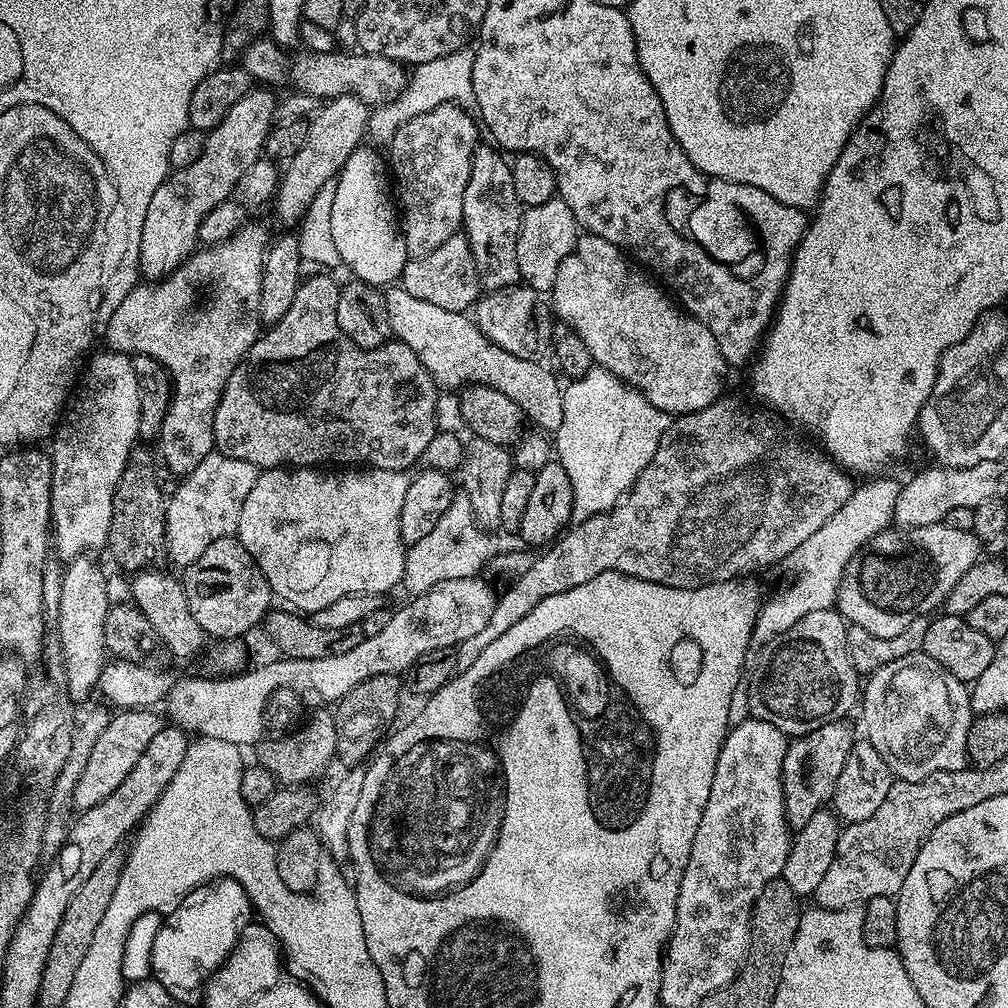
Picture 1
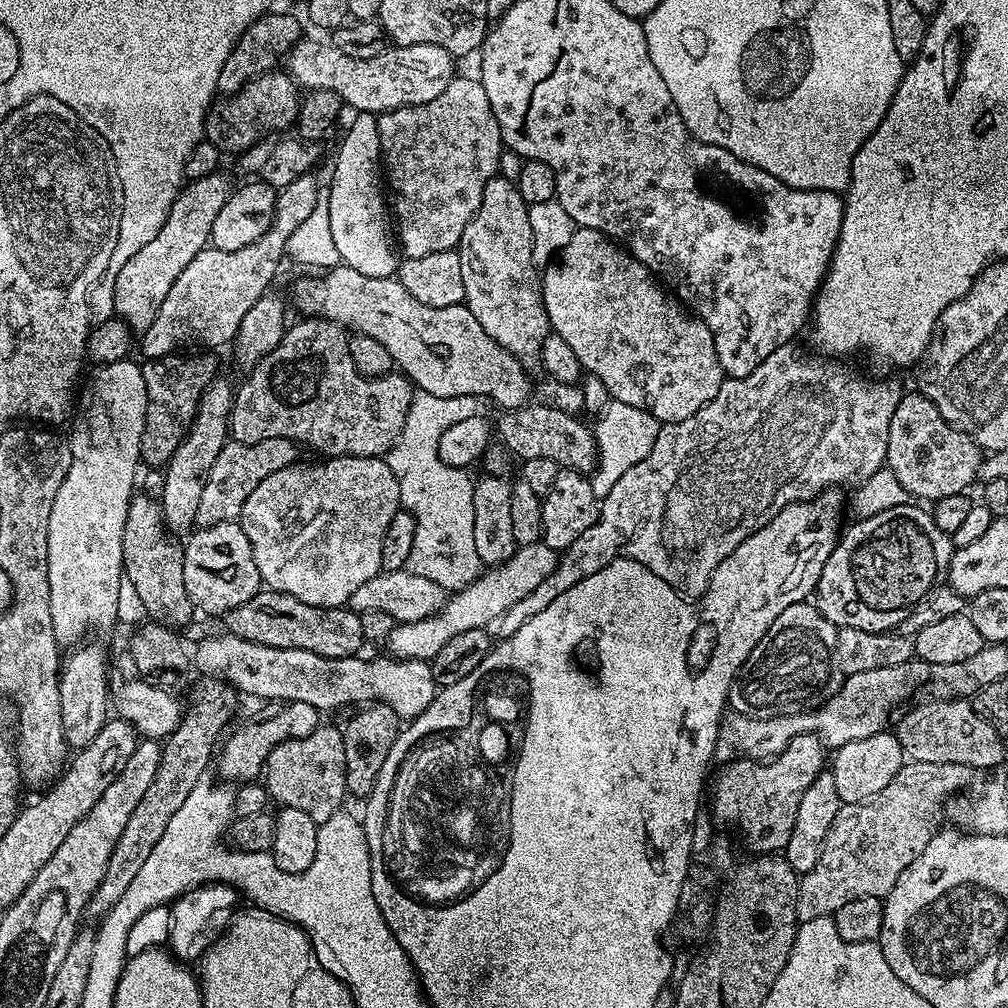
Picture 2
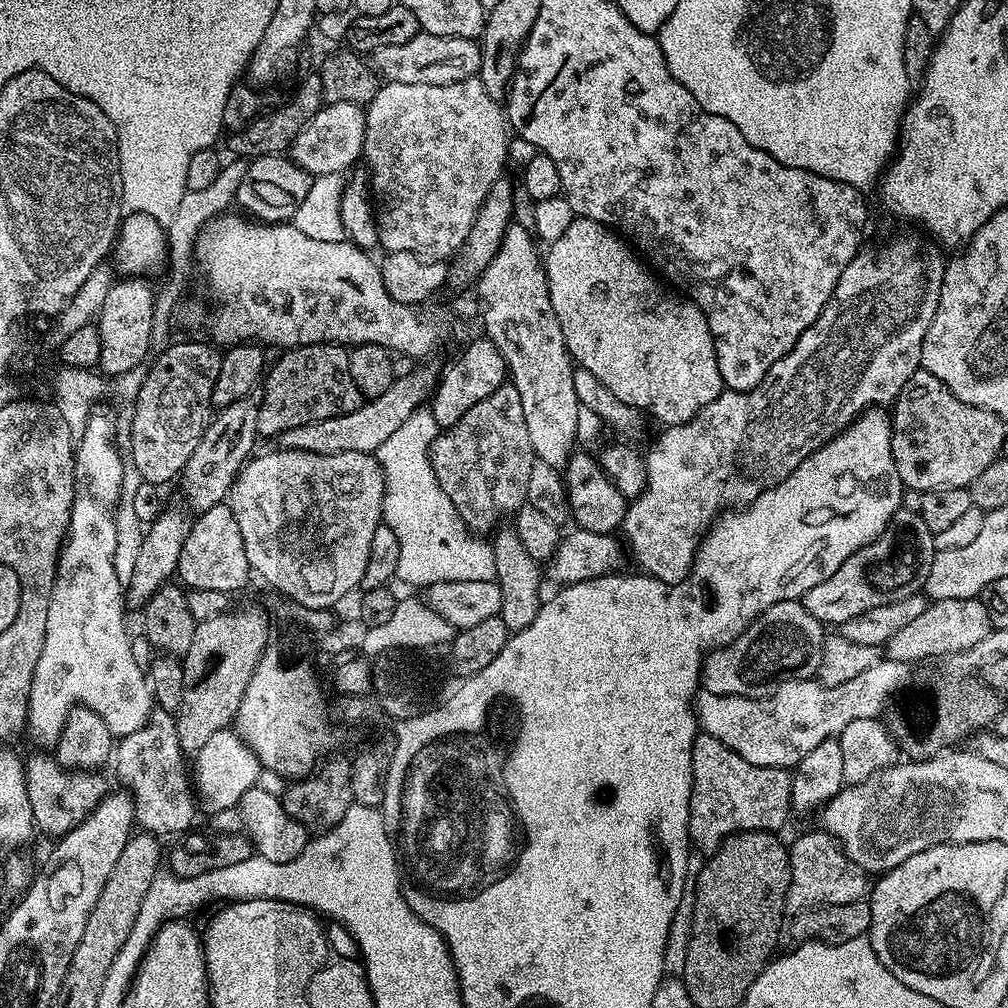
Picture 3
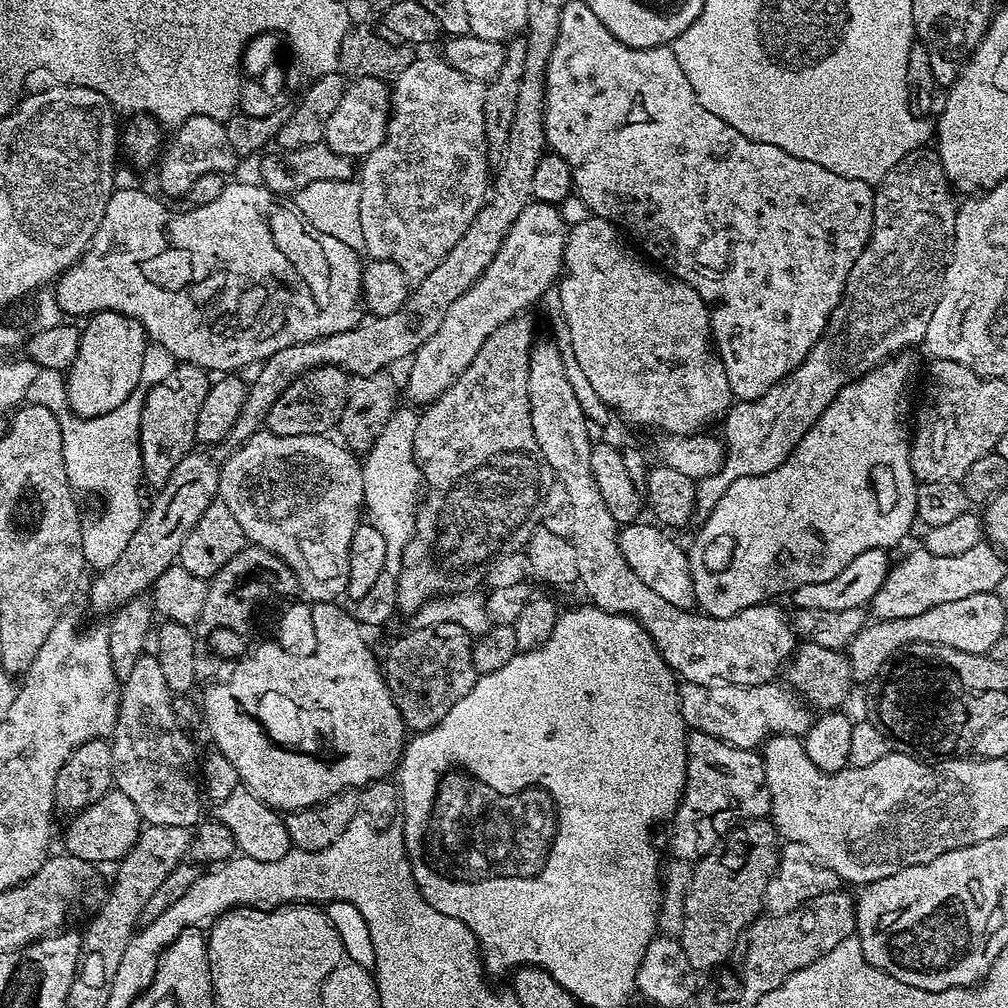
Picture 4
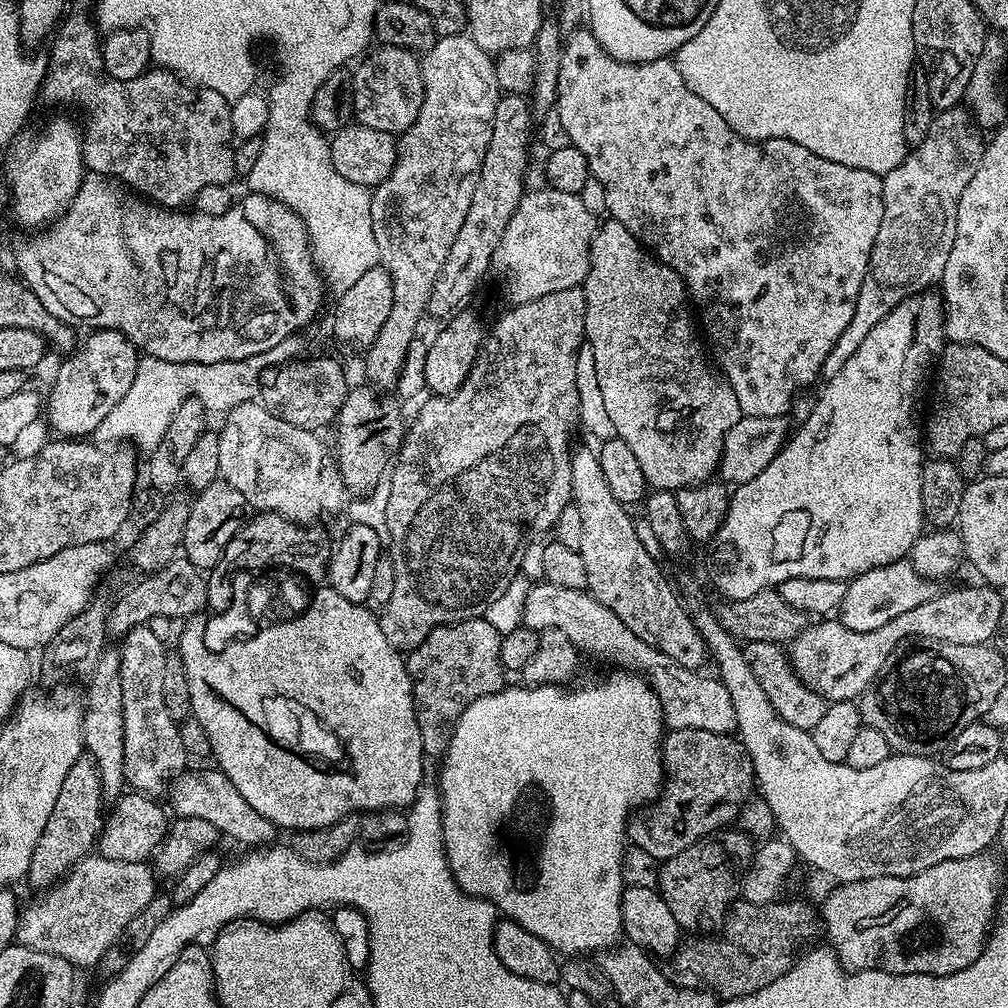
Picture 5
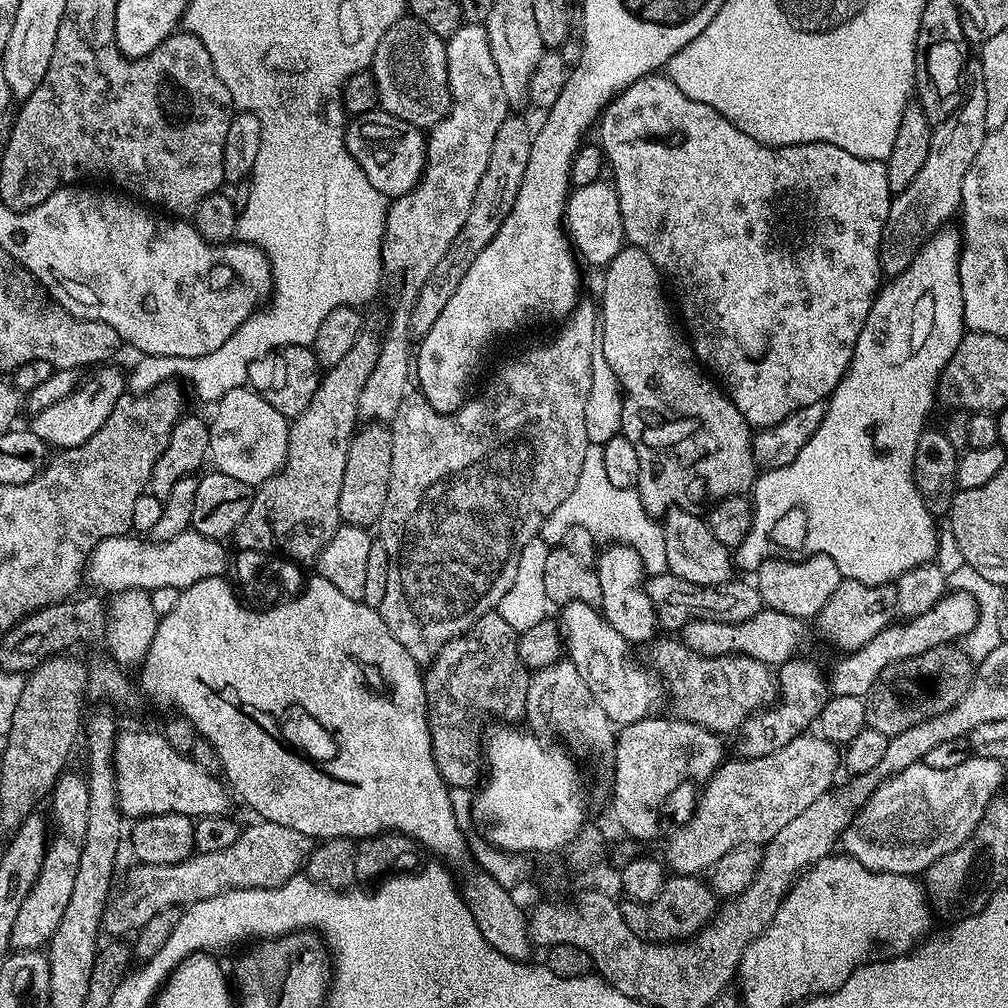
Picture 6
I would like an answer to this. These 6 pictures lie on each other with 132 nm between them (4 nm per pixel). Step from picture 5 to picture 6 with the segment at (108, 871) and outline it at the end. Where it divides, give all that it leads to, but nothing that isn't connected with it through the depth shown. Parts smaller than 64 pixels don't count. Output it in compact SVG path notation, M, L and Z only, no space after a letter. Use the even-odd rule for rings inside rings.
M269 820L255 823L245 827L226 850L196 852L177 864L137 863L109 896L104 907L103 931L112 935L109 937L124 938L127 932L139 932L154 914L162 914L162 910L197 904L235 888L277 888L285 884L305 867L314 847L313 837L298 834L298 830L290 830L290 826L278 826Z

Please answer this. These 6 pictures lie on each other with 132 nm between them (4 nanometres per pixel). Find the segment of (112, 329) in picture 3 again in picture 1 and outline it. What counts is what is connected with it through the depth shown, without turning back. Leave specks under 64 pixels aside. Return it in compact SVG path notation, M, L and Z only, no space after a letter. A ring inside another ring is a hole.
M256 86L242 98L238 98L238 102L230 106L222 122L218 122L218 126L214 126L205 135L204 149L200 157L190 162L190 166L175 169L168 179L162 182L162 186L154 190L154 198L150 198L150 207L146 210L146 222L142 222L139 264L141 277L152 282L158 281L171 274L183 260L197 251L199 226L206 218L206 214L227 201L235 193L236 183L242 178L242 174L246 174L246 170L250 170L250 166L254 166L254 162L261 159L264 140L274 126L274 110L278 103L278 96L272 92L275 91L264 86Z

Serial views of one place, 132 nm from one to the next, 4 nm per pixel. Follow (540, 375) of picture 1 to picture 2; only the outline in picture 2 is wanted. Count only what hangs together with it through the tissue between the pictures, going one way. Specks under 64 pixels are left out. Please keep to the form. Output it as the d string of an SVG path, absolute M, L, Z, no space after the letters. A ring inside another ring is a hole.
M343 266L327 269L323 274L308 274L292 288L292 300L296 308L308 318L333 320L345 330L361 336L374 338L374 342L382 342L386 350L390 350L393 365L412 381L417 389L428 391L439 398L450 398L456 395L470 395L477 398L485 396L501 409L523 408L533 399L532 380L528 377L525 361L520 360L510 350L498 346L486 330L482 330L478 318L470 314L464 304L454 306L422 306L418 298L413 298L402 286L399 279L370 278L366 274L358 274L358 270L350 270Z

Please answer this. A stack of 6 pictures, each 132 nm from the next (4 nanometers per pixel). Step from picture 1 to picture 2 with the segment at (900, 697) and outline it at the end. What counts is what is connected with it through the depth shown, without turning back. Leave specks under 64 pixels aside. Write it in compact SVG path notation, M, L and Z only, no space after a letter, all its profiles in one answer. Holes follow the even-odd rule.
M964 698L932 700L912 708L894 724L894 735L909 761L961 764L973 770L996 768L1004 760L1004 744L995 724L982 719Z

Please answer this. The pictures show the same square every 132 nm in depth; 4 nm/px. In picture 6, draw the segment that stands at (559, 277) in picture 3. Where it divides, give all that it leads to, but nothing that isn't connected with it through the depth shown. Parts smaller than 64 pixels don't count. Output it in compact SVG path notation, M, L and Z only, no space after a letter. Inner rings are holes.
M625 246L620 249L616 257L609 262L603 269L604 272L604 293L598 299L598 339L601 342L602 352L606 356L606 361L610 364L610 369L620 380L620 386L623 389L624 409L622 410L621 429L622 435L632 443L634 451L638 453L638 482L635 490L640 493L642 506L649 516L653 518L663 517L668 509L678 506L680 508L691 509L692 504L704 504L711 506L718 500L725 500L731 496L738 496L747 493L755 484L758 475L758 465L756 459L752 456L752 437L753 429L742 418L742 414L734 406L734 402L724 391L723 387L705 369L699 360L696 359L696 353L692 351L692 345L686 339L685 333L678 327L674 319L674 312L668 309L668 300L664 297L664 292L660 289L662 285L662 273L656 267L656 263L641 248L635 246Z

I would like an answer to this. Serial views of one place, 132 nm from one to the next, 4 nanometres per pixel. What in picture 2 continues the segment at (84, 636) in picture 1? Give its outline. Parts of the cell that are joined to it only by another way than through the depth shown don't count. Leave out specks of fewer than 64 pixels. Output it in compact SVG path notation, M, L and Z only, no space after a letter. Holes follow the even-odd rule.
M81 643L73 647L72 652L63 657L60 666L60 701L62 702L62 730L69 749L85 748L98 730L110 718L110 684L108 688L107 672L110 672L110 660L104 657L104 648L100 644Z

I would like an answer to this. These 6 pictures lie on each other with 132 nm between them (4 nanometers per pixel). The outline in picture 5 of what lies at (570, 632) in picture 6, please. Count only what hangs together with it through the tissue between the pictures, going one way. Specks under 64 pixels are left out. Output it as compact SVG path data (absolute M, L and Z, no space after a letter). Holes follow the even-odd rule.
M547 582L533 583L526 594L522 624L537 630L562 630L583 655L585 652L596 660L609 660L612 666L643 676L658 698L664 723L669 729L710 730L723 736L737 731L730 690L726 690L719 678L700 676L704 674L674 662L670 654L662 654L662 650L650 646L650 642L642 642L614 610L602 606L602 602L595 600L587 590L569 590L566 586Z

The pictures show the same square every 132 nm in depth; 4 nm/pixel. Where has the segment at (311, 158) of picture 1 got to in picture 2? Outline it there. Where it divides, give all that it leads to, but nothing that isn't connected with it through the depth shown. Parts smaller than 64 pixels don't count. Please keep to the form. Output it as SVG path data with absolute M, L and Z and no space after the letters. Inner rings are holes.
M304 173L290 182L290 185L277 191L273 220L268 230L252 244L232 251L222 251L209 246L194 256L193 261L179 274L174 285L170 286L170 291L166 294L165 301L159 306L154 322L147 327L145 332L141 333L140 348L145 359L171 356L177 350L183 349L180 348L182 346L196 344L216 348L227 343L229 345L235 339L243 315L272 286L271 282L278 272L278 266L281 260L283 262L286 254L286 242L290 240L294 231L298 230L298 226L310 218L311 211L317 205L320 189L314 177L315 175L311 173Z

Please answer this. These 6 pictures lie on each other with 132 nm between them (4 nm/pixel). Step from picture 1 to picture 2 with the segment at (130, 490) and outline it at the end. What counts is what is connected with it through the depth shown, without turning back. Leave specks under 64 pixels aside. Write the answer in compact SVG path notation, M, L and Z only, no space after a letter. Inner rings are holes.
M133 495L130 506L126 510L126 522L122 530L122 558L127 583L142 598L142 606L146 608L149 619L153 623L164 624L169 628L181 629L186 625L194 609L186 594L186 578L184 577L184 544L164 526L164 511L160 509L160 501L155 495Z

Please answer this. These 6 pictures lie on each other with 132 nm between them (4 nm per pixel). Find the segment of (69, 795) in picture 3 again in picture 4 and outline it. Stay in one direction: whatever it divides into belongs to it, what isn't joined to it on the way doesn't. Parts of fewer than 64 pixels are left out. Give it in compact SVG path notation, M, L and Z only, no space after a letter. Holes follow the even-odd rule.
M109 790L102 794L98 802L86 806L69 820L72 821L64 832L63 851L69 856L77 856L97 866L103 865L103 860L119 862L134 846L142 831L138 806L134 806L134 802L130 802L130 798L126 798L126 794L118 790Z

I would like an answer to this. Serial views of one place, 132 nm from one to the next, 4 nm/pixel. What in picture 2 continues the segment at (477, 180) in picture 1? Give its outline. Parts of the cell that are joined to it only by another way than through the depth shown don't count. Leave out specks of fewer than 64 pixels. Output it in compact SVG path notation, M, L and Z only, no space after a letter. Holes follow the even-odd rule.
M497 174L492 177L490 182L486 182L486 190L482 190L482 202L478 206L478 210L474 214L474 218L470 218L470 222L466 222L466 230L462 230L462 238L458 245L460 261L462 262L462 286L464 287L464 304L470 310L470 314L474 314L474 318L478 318L478 322L482 325L482 330L486 330L486 334L490 334L490 338L494 338L494 342L498 342L498 346L502 346L506 350L510 350L510 354L514 354L517 358L525 362L539 361L540 351L544 345L544 339L550 335L550 325L548 315L544 309L544 290L542 287L542 276L532 263L532 240L530 230L530 214L528 213L529 205L522 198L522 194L516 189L515 183L511 179L508 180L504 174Z

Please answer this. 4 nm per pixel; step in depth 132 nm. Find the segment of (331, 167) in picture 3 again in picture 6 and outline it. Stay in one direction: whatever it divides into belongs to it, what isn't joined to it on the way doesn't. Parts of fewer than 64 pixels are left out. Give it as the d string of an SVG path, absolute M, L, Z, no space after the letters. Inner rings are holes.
M402 18L378 42L378 50L374 54L370 65L374 82L378 86L379 107L390 115L404 119L413 126L423 130L430 130L441 118L447 114L452 105L452 95L448 89L448 67L446 66L445 37L434 34L421 20Z

